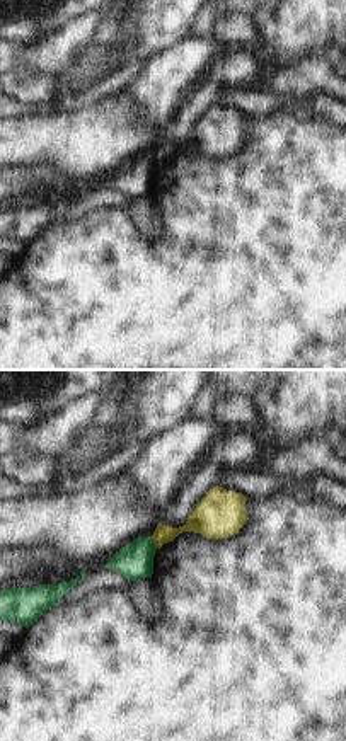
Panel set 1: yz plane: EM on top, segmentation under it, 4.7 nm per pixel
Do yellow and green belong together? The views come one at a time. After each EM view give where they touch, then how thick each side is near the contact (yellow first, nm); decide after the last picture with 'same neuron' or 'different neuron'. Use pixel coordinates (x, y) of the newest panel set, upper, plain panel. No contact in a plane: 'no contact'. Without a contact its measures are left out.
contact (154, 160); calibres 120 and 170 nm

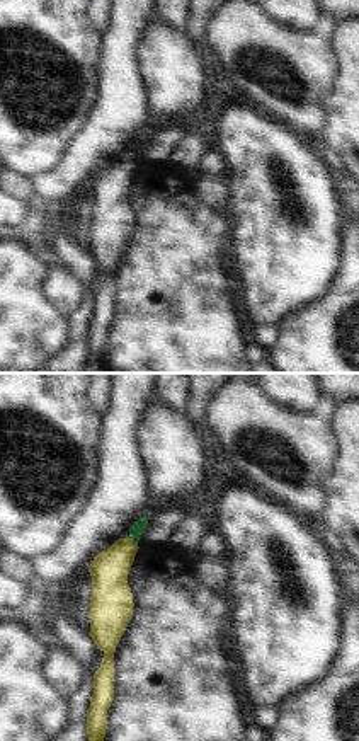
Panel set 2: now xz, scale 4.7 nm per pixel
contact (133, 159); calibres 180 and 70 nm

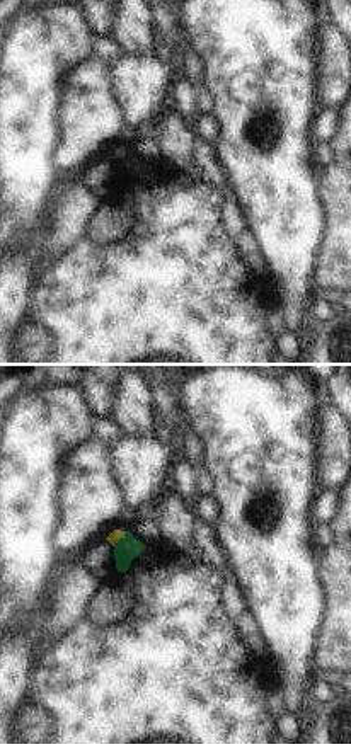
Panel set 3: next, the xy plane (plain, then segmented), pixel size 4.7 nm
contact (120, 157); calibres 60 and 110 nm

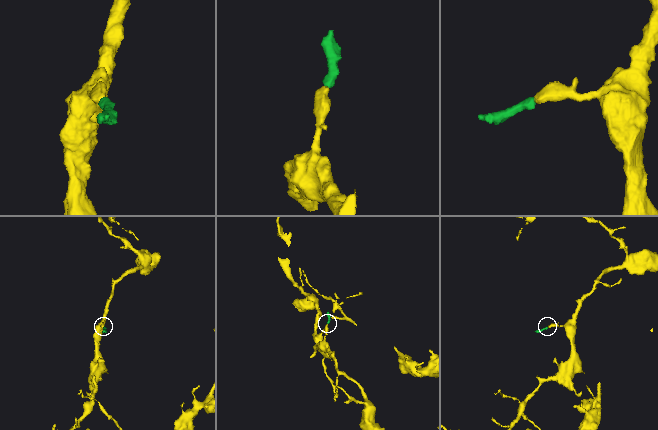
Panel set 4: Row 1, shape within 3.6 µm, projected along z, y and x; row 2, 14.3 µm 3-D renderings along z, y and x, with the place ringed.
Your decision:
different neuron

